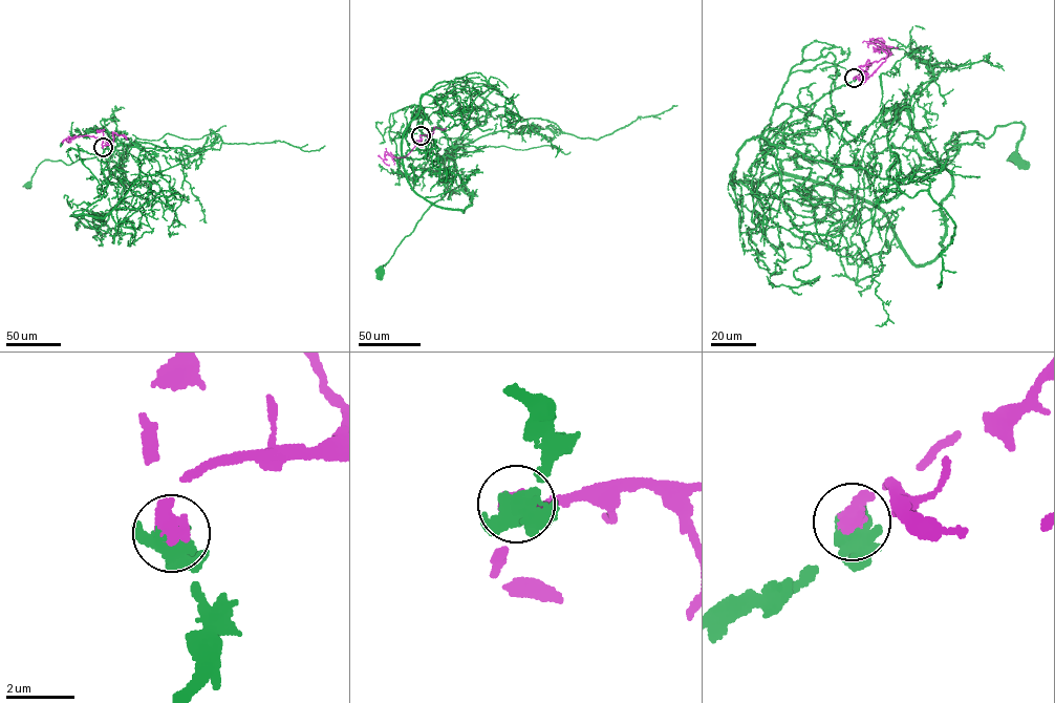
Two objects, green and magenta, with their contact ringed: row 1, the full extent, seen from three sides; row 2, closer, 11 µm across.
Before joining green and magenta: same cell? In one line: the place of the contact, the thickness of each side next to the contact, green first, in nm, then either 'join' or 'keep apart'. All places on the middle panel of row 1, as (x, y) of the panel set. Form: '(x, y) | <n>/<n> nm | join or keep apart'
(421, 135) | 480/600 nm | join

